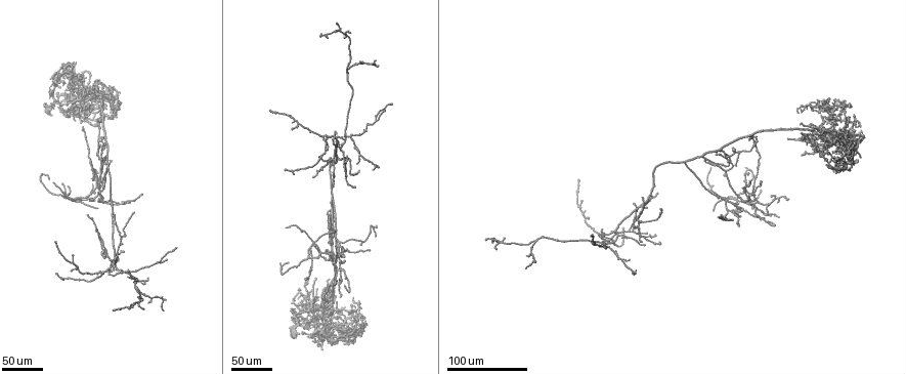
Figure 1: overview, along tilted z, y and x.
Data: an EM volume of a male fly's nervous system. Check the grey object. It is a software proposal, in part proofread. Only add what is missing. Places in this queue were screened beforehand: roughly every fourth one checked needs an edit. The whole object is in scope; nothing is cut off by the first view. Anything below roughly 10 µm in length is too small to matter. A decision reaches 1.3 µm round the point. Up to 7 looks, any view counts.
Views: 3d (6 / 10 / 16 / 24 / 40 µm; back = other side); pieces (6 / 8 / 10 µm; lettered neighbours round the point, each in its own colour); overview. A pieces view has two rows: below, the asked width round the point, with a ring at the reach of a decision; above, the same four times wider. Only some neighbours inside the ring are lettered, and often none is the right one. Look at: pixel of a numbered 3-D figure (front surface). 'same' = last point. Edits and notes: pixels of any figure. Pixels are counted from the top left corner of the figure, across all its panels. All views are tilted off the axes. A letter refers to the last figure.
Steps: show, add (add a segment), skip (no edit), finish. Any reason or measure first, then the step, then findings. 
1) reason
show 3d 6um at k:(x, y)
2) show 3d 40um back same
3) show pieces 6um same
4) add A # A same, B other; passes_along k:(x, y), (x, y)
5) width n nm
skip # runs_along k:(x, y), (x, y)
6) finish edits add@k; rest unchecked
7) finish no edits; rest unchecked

tapers out
show 3d 24um at 1:(147, 302)

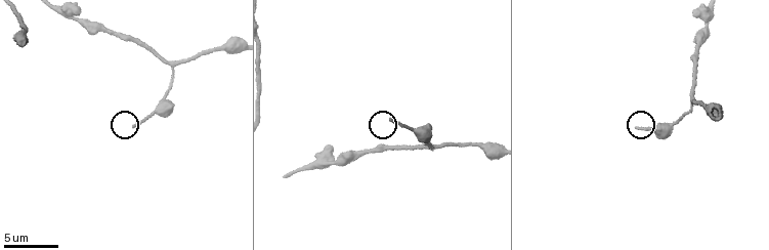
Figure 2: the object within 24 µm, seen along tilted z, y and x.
what lies round it
show pieces 8um at 2:(393, 120)

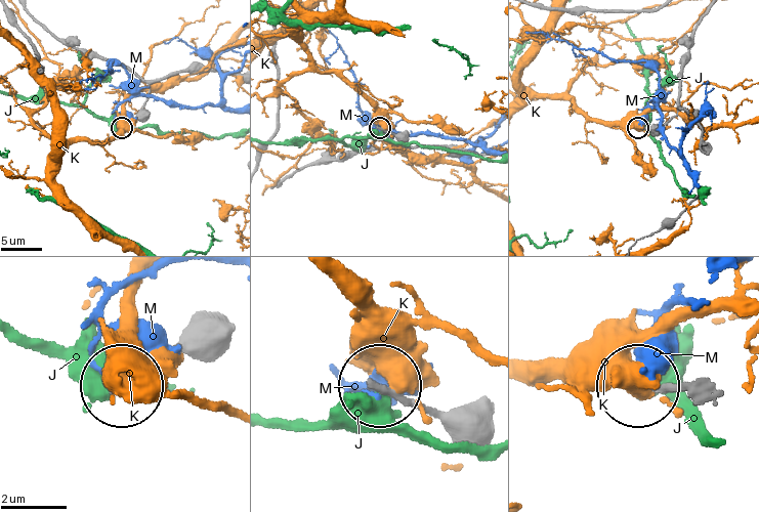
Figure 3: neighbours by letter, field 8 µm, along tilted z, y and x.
skip # J other, K other, M other; runs_along 3:(439, 424), (381, 386); no lettered segment goes on from it

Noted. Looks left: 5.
free end
show 3d 24um at 1:(712, 210)

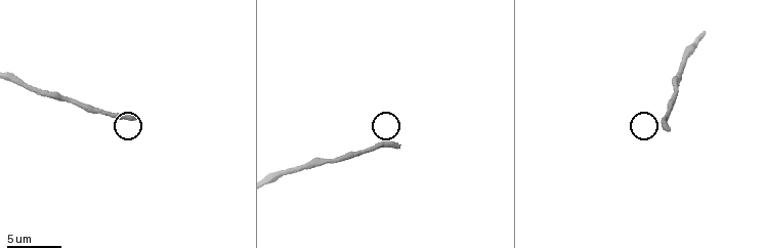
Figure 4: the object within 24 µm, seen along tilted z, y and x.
show pieces 10um at 4:(136, 116)

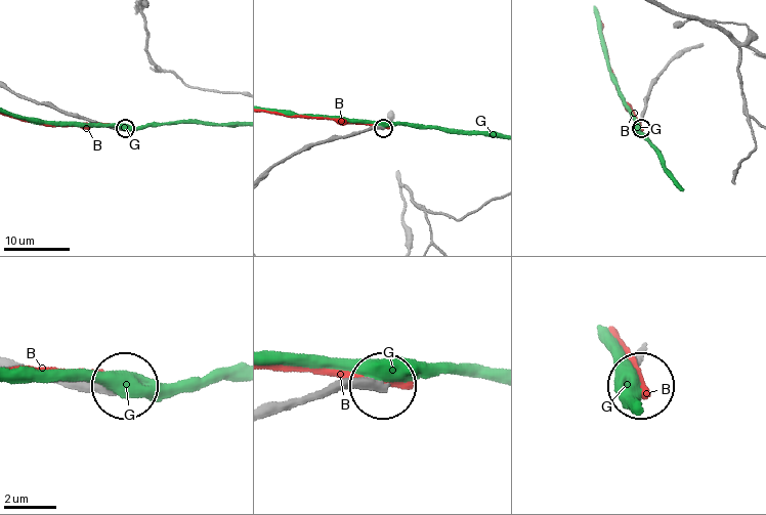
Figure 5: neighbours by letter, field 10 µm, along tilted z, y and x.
skip # B other, G other; runs_along 5:(273, 413), (334, 389), (378, 385); none of them fits

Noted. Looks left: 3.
branch stops here
show 3d 24um at 1:(743, 207)

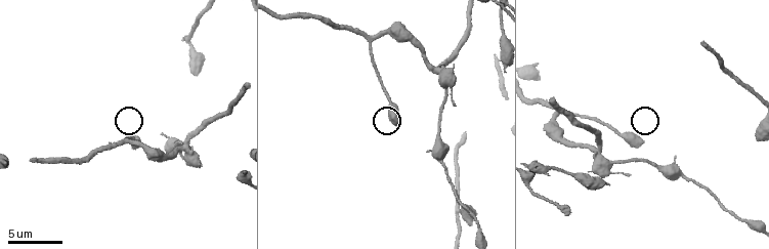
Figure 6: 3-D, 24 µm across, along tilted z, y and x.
show pieces 8um at 6:(641, 141)

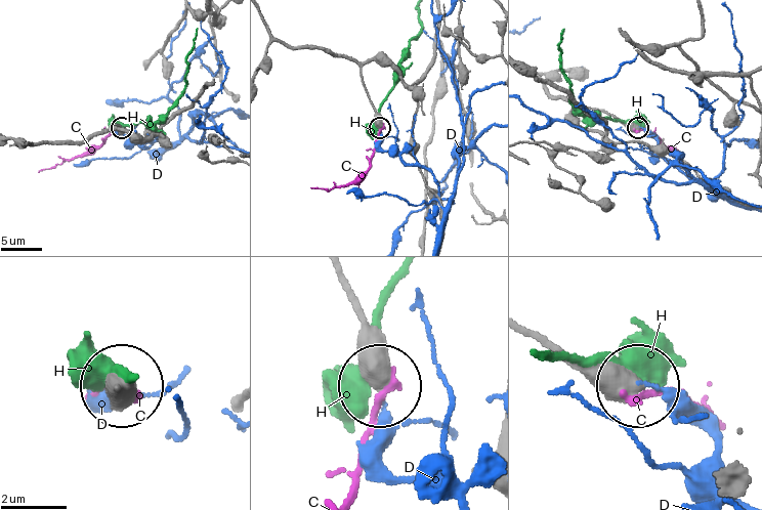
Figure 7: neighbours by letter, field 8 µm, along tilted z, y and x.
skip # C other, D other, H other; runs_along 7:(340, 279), (365, 332), (374, 383); no lettered segment goes on from it

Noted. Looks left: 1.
finish no edits; rest unchecked

